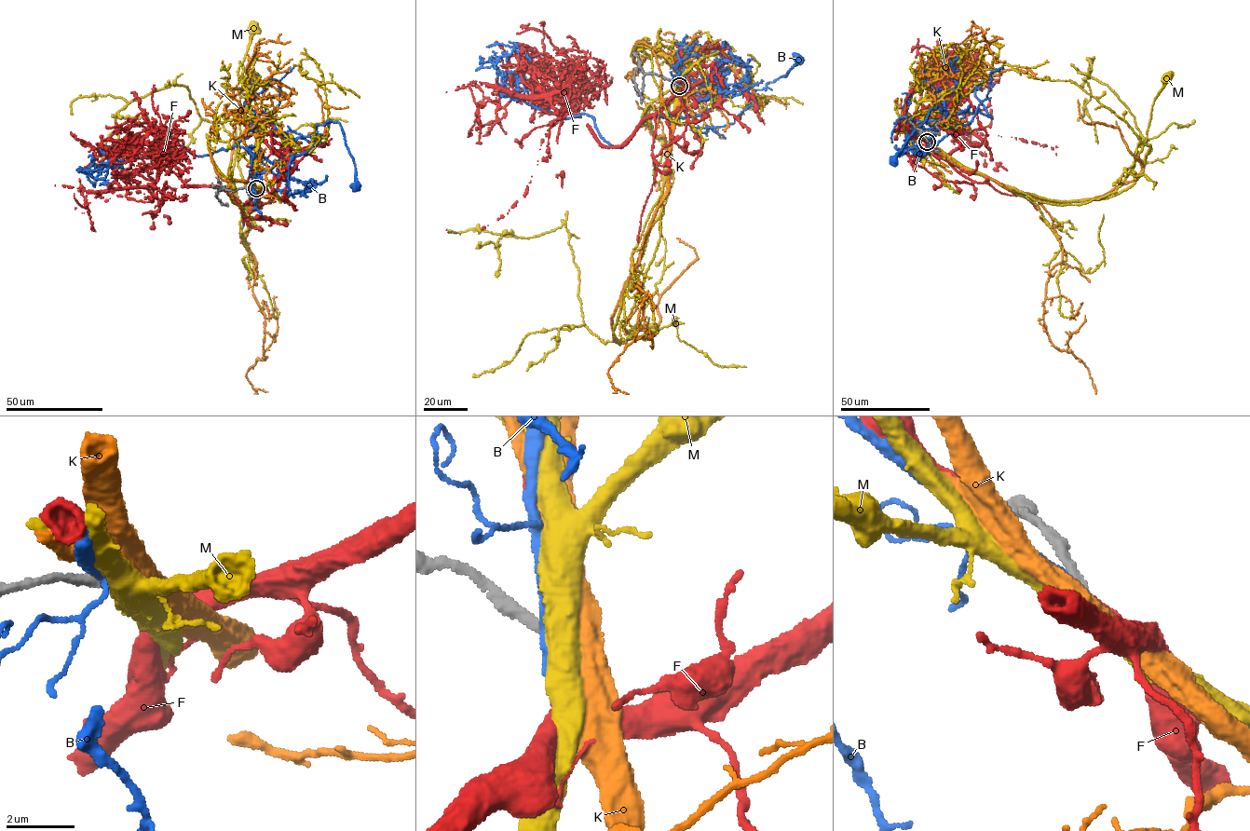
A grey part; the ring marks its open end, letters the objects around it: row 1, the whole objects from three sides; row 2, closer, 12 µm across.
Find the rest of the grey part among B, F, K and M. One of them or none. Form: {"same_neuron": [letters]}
{"same_neuron": []}

